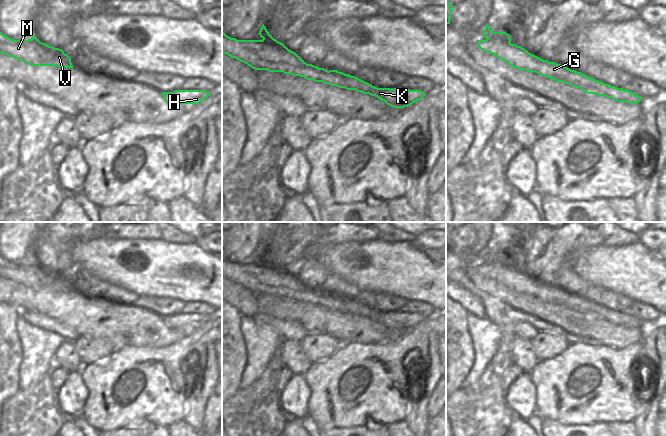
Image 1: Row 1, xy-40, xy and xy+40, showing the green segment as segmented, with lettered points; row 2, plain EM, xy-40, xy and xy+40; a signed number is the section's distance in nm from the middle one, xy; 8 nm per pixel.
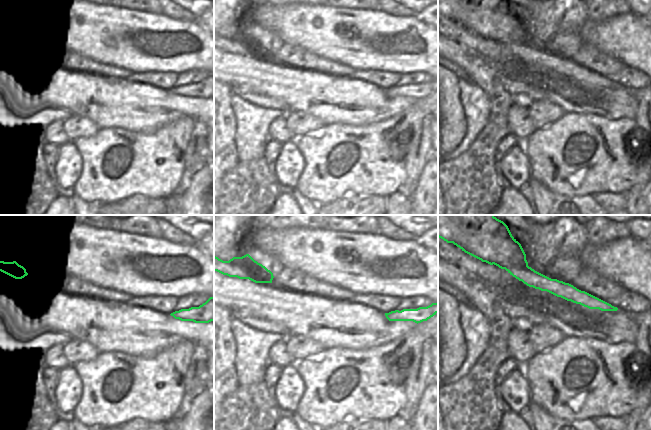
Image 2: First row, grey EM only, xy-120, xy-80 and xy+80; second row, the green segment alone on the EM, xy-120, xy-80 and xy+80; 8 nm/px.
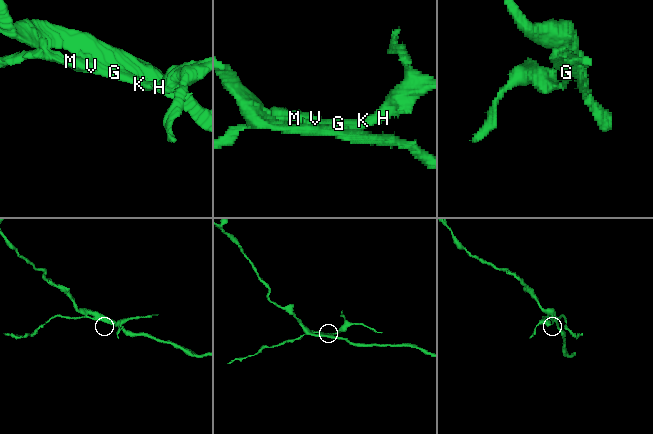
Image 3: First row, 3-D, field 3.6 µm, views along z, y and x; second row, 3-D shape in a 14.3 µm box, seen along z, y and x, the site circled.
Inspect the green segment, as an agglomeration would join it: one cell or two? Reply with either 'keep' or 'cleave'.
cleave

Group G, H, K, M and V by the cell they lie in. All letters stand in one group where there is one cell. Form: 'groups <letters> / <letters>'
groups G / H K M V

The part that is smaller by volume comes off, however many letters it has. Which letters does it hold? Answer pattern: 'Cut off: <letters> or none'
Cut off: H, K, M, V

